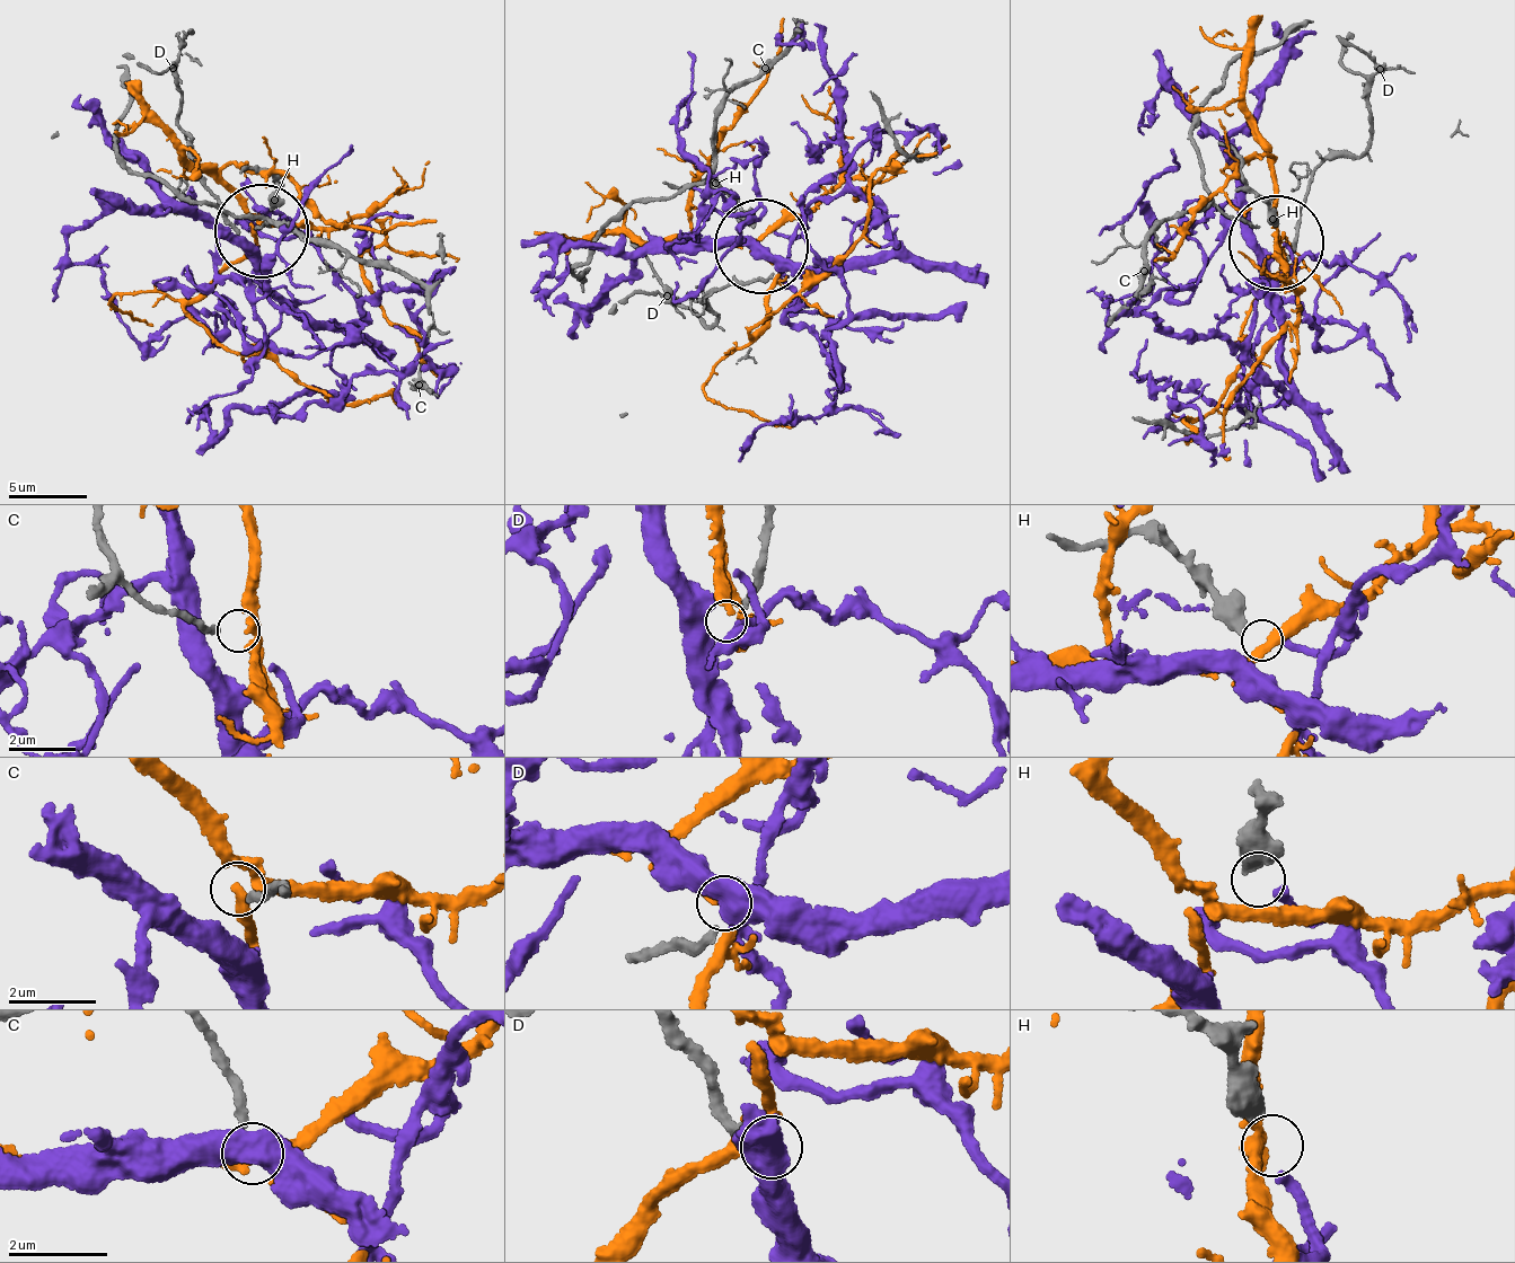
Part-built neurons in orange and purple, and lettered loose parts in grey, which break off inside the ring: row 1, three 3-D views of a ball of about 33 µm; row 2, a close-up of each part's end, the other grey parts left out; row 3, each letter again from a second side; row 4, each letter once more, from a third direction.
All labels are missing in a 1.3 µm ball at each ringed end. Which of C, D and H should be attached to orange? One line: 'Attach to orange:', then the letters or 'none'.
Attach to orange: none

